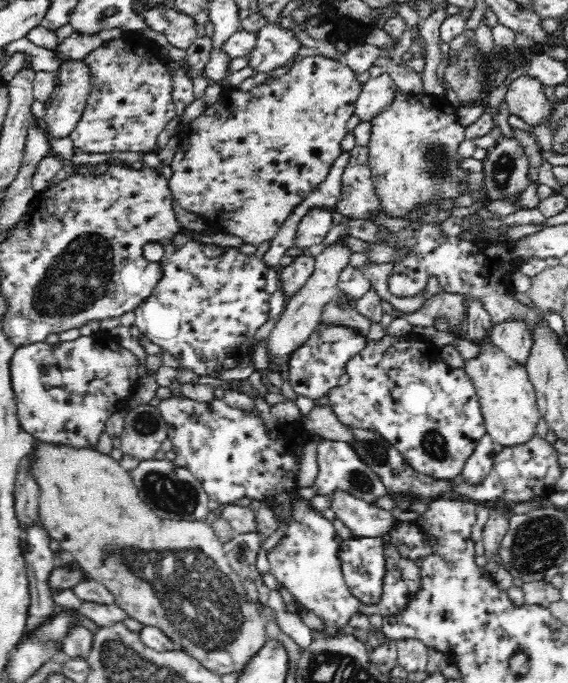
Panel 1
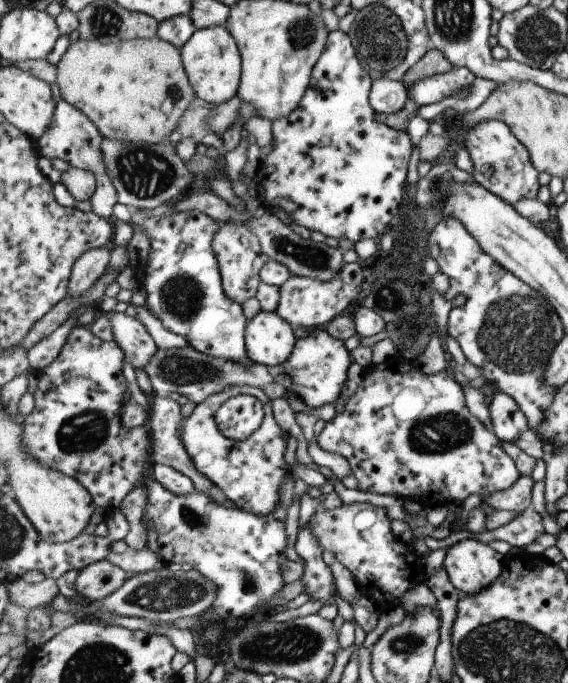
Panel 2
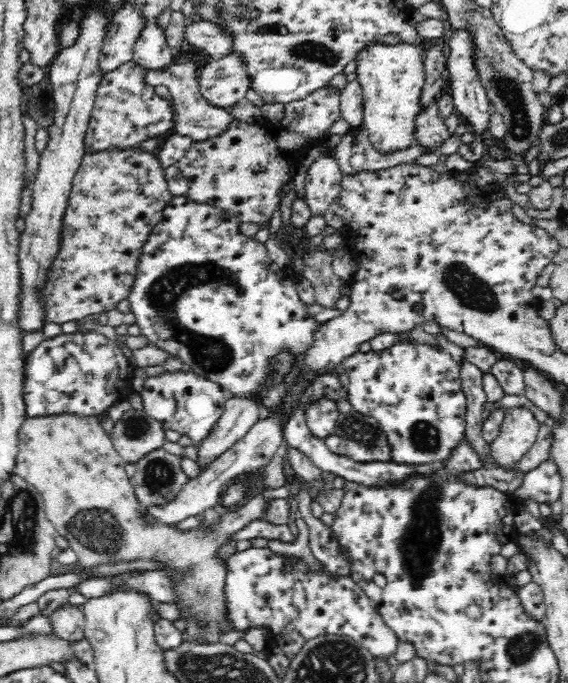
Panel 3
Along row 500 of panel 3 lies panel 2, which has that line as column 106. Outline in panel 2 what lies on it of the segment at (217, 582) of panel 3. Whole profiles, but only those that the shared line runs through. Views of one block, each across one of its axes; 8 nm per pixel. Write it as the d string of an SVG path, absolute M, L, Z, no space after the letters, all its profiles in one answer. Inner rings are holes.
M161 37L127 39L116 43L99 43L79 39L67 48L57 64L57 82L62 97L82 110L102 132L114 141L161 143L175 129L198 97L182 61L182 50ZM111 247L88 250L76 263L70 280L68 295L89 292L90 288L108 271L111 262Z

